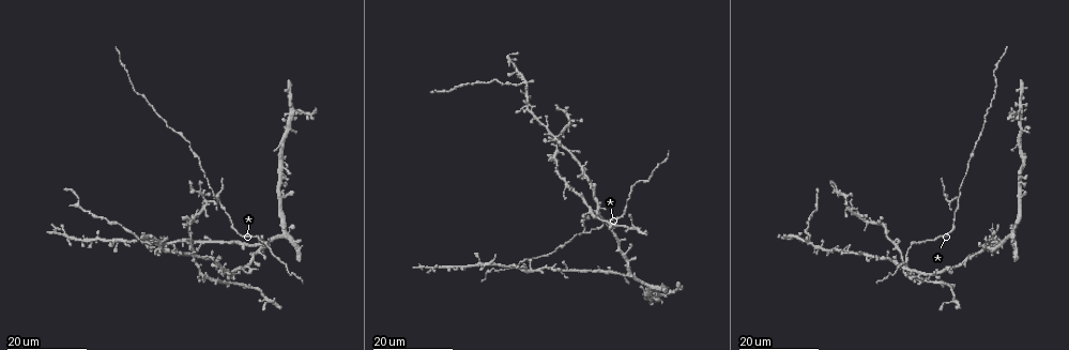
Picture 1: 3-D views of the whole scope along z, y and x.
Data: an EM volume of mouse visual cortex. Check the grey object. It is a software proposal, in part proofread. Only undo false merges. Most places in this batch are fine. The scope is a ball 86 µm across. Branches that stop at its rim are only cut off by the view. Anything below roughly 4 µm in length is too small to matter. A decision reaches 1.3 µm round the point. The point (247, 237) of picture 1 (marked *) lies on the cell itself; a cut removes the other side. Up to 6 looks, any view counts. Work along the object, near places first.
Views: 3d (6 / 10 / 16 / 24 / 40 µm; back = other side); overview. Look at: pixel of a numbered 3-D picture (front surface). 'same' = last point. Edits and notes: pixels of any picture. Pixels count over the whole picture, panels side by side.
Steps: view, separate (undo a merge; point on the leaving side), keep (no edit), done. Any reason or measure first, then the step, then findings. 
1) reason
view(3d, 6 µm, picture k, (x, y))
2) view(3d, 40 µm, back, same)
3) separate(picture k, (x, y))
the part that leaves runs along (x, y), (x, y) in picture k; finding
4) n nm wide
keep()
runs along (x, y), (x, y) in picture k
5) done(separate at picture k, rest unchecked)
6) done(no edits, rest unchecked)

view(3d, 16 µm, picture 1, (581, 233))

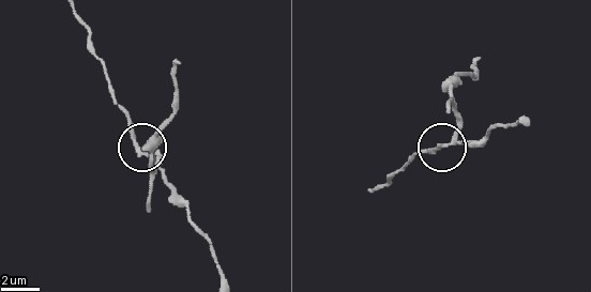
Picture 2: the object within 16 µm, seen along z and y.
view(3d, 10 µm, picture 2, (447, 146))

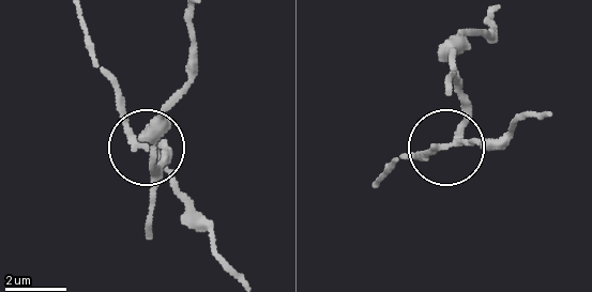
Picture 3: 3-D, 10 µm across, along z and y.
180 nm wide
separate(picture 3, (166, 158))
a second cell is stuck on

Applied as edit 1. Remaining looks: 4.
a fork
view(3d, 16 µm, picture 1, (628, 276))

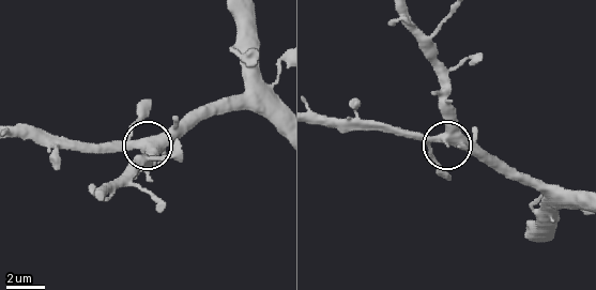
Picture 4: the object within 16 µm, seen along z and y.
view(3d, 10 µm, picture 4, (145, 143))

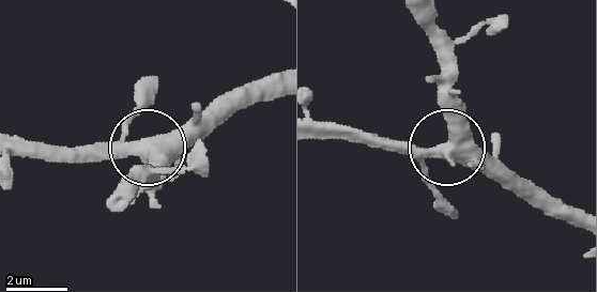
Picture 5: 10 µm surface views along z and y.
zoom in
view(3d, 6 µm, picture 5, (446, 154))

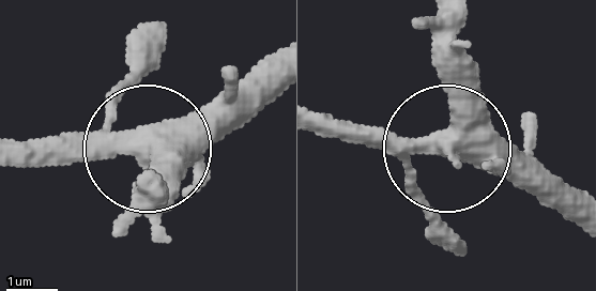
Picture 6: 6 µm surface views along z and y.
side arm 49 µm
keep()
continuous, no second cell

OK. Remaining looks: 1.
done(separate at picture 3, rest unchecked)

